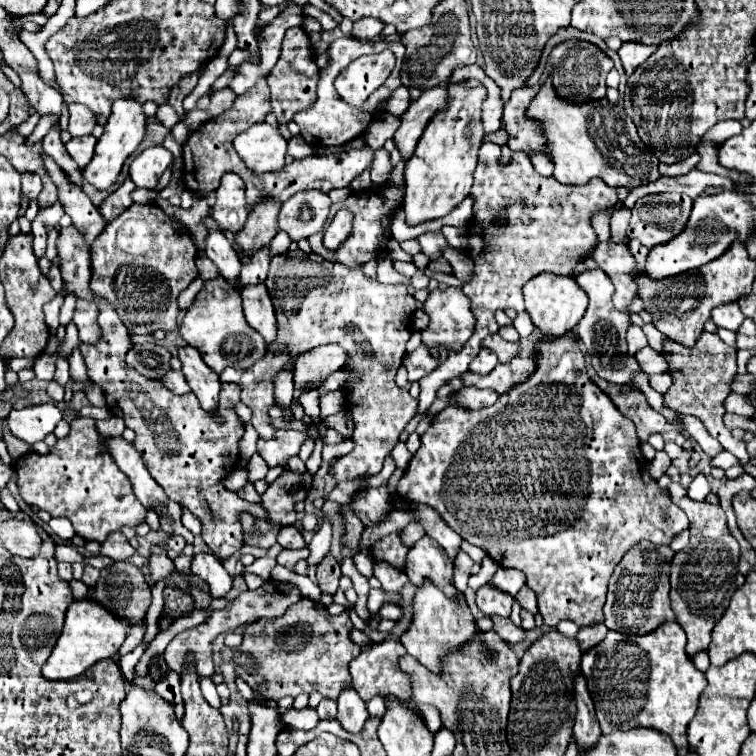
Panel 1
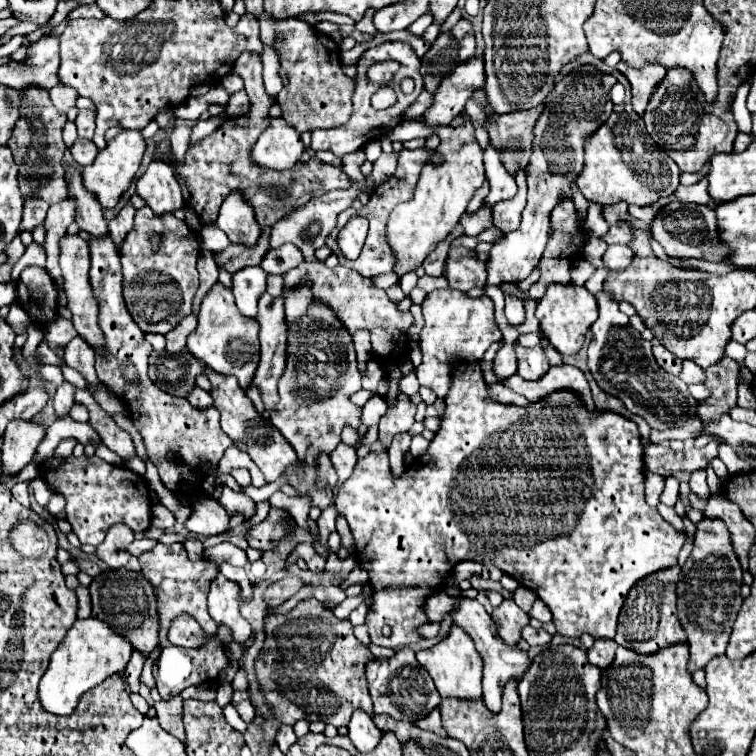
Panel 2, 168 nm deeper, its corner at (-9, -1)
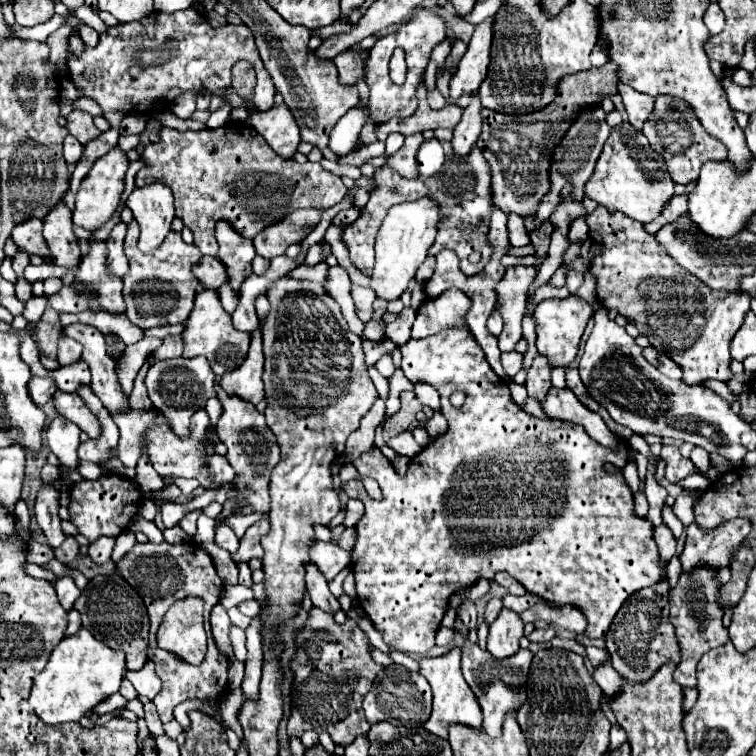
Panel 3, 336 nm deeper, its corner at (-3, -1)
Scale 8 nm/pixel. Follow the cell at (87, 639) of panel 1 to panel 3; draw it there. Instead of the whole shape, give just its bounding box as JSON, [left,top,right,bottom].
[29,628,125,724]

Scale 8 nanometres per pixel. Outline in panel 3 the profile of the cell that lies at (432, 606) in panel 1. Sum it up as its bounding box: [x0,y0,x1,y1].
[419,648,481,738]

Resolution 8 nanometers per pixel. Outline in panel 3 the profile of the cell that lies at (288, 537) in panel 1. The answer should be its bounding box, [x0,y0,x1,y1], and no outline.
[305,564,341,614]

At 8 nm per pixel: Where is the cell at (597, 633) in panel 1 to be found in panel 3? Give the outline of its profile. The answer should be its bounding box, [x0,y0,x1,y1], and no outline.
[593,660,621,696]

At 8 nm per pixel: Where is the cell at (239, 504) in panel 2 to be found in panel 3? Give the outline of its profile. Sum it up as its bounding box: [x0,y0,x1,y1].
[145,356,215,440]

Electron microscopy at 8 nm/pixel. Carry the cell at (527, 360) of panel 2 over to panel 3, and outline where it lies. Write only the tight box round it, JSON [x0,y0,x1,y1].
[525,354,551,400]

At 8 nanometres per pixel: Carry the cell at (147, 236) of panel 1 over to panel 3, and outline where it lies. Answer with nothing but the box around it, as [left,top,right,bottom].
[123,220,201,330]

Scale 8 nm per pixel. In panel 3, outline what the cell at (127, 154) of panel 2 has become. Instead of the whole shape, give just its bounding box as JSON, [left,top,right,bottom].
[73,146,129,232]

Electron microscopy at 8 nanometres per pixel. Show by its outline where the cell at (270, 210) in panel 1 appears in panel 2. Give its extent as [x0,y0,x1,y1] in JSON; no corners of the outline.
[215,228,269,276]

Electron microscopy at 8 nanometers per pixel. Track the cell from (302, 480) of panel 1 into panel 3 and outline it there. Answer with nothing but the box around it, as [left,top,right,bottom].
[233,518,269,562]

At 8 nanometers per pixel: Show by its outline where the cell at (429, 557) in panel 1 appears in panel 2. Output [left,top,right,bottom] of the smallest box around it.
[451,598,531,714]

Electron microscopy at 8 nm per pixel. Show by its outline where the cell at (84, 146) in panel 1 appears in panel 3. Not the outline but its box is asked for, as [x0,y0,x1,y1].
[63,136,83,164]

